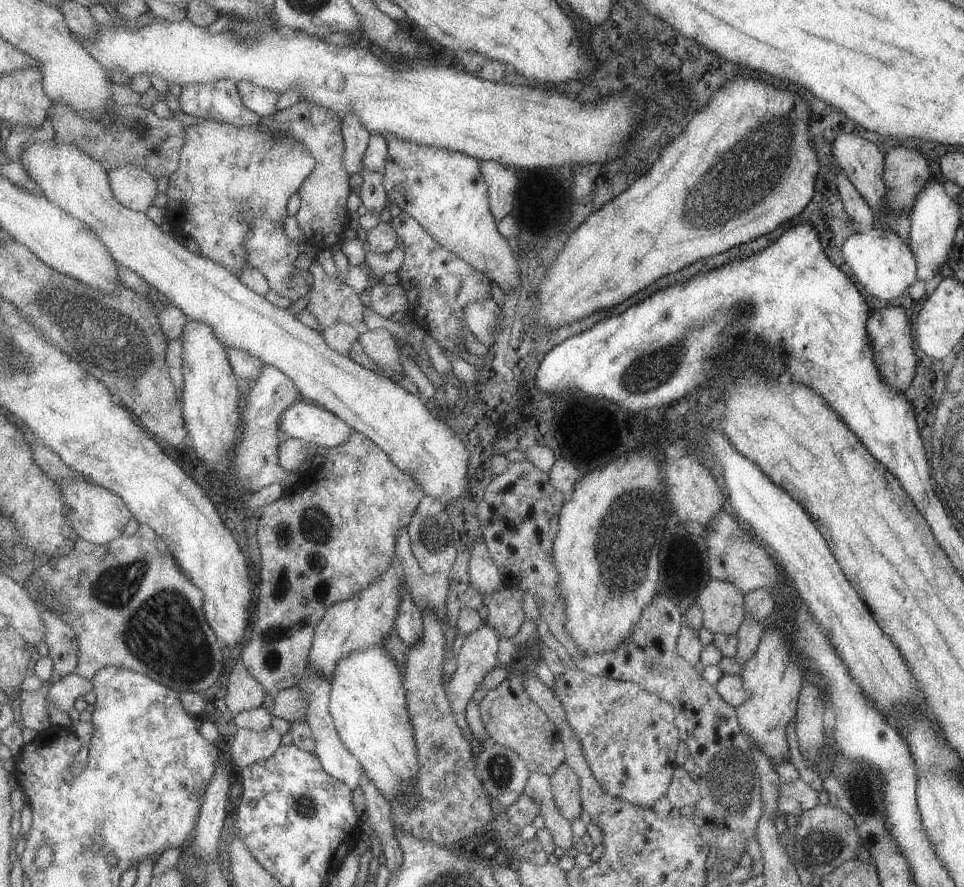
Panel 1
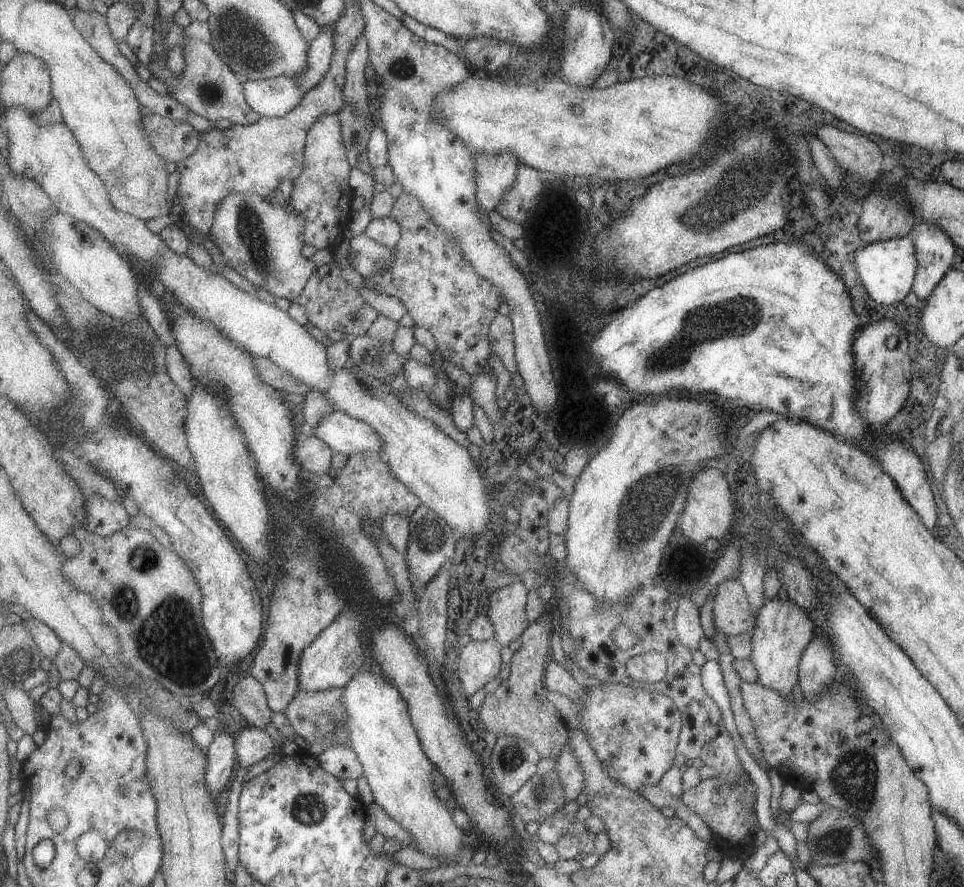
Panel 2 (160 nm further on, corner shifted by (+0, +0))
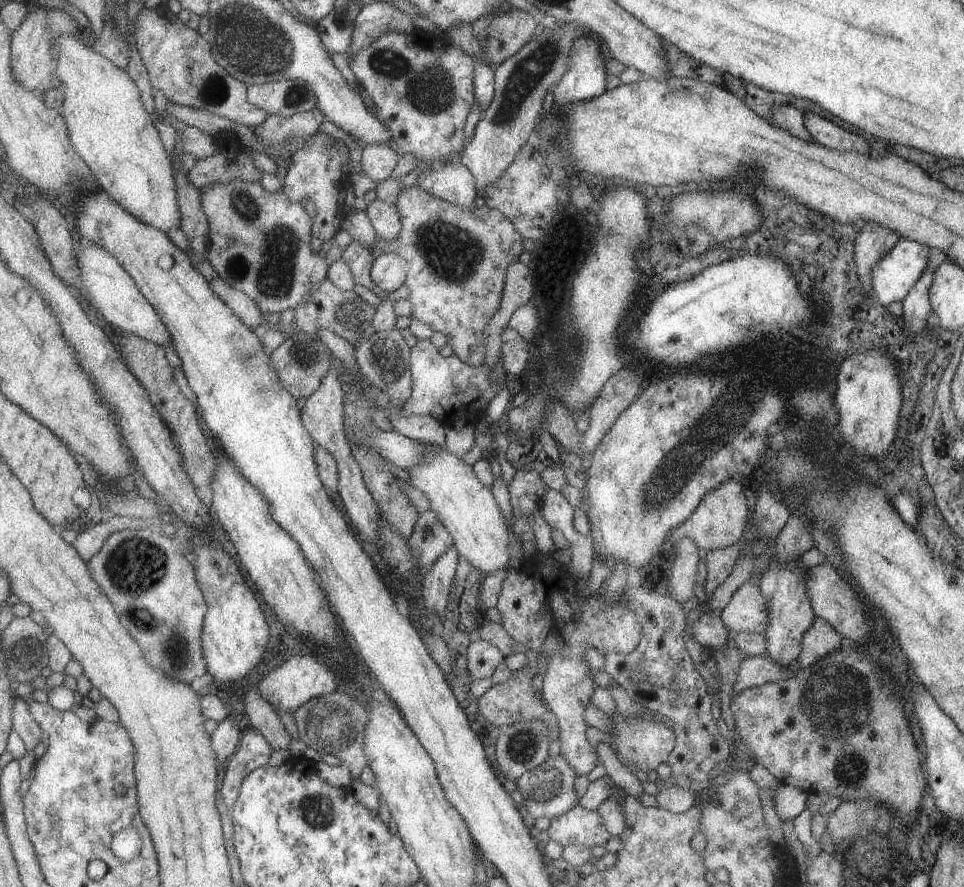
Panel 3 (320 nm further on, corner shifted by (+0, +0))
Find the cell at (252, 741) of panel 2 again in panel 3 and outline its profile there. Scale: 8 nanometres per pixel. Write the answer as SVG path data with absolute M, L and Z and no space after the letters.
M249 728L242 733L237 748L229 758L219 792L224 804L230 809L237 795L240 793L240 784L246 774L257 767L267 765L272 748L257 731Z

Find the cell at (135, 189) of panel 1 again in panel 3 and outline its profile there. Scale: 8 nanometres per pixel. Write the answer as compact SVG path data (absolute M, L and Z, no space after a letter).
M63 35L55 43L59 52L59 85L65 91L66 99L61 108L68 120L68 129L75 150L88 162L98 180L98 188L103 189L119 206L133 218L147 226L162 230L165 234L171 228L179 228L180 212L176 199L172 162L163 149L159 133L145 111L139 90L127 71L109 62L103 55L91 48L85 36Z

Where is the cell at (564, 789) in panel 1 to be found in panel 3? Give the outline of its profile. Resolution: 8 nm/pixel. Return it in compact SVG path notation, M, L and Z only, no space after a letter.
M534 470L515 471L512 480L508 484L508 494L512 508L510 529L519 539L521 565L519 568L509 567L502 580L500 593L496 602L496 609L501 617L500 625L505 632L516 642L521 642L526 649L536 652L538 655L547 656L545 672L542 675L541 699L547 708L556 716L560 742L560 755L574 768L576 775L587 775L597 764L598 756L594 748L585 739L585 730L588 724L584 719L584 710L589 705L589 698L597 687L593 683L592 673L589 665L583 660L583 653L587 648L594 648L602 655L607 653L629 654L640 642L641 625L636 614L621 601L606 603L606 595L619 595L626 590L625 578L629 574L629 565L625 561L615 561L610 567L607 577L607 586L599 587L596 591L585 594L588 576L574 576L567 571L567 566L560 565L551 554L541 555L535 547L535 537L531 530L531 514L540 512L542 498L546 491L545 483L541 480L540 474Z

